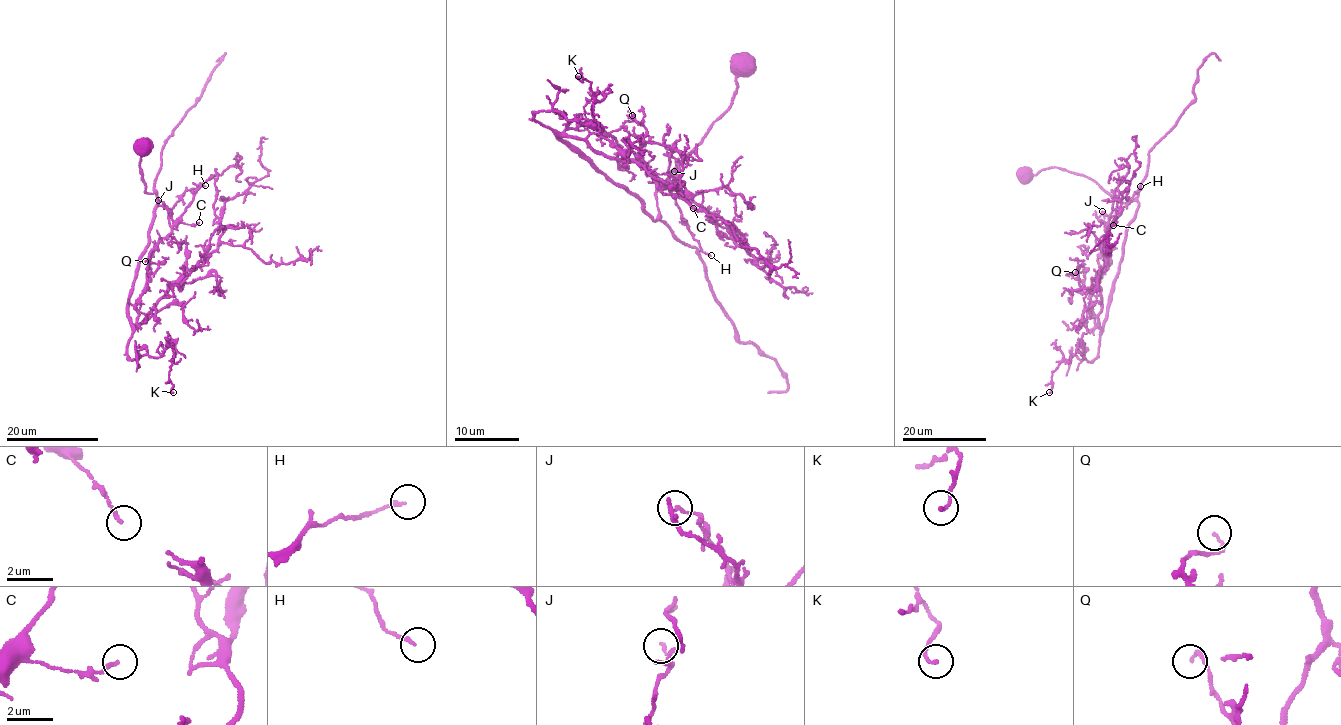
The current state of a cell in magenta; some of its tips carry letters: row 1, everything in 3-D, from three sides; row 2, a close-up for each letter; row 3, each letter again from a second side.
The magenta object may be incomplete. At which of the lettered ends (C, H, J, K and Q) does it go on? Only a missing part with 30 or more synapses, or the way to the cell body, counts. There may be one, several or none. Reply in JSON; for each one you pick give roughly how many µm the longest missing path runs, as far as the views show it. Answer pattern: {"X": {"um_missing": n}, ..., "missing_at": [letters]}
{"missing_at": []}

